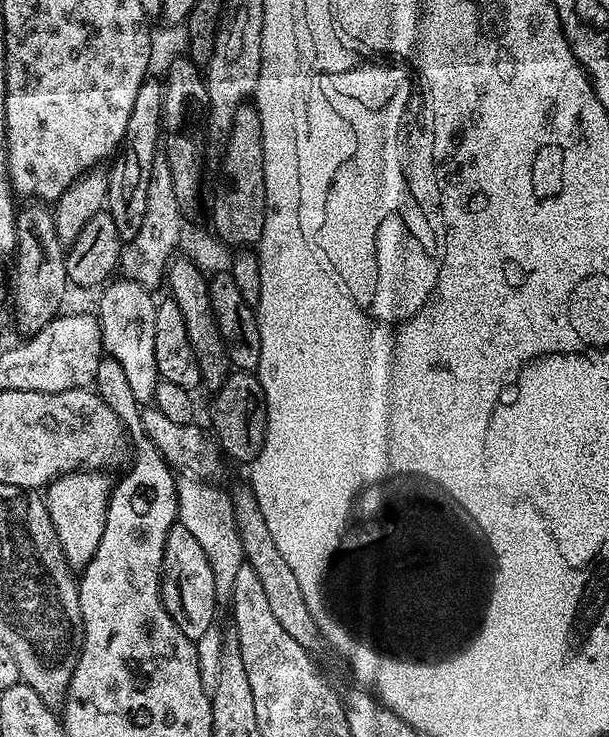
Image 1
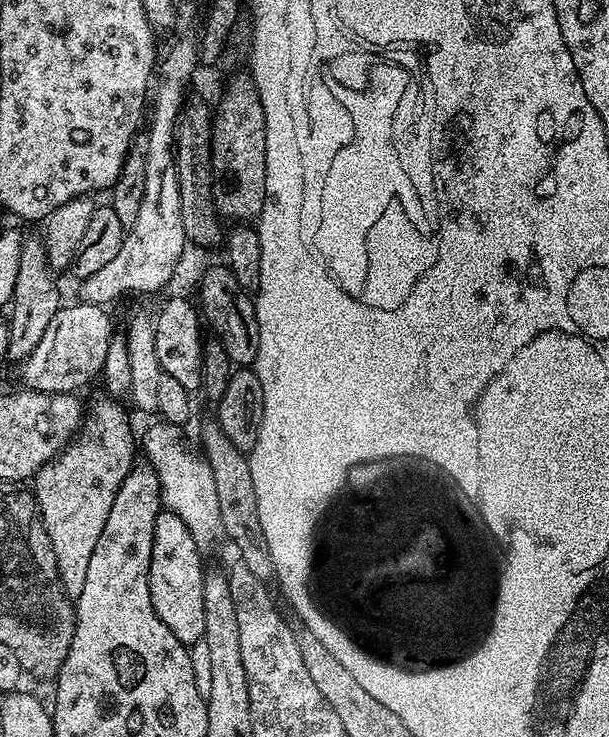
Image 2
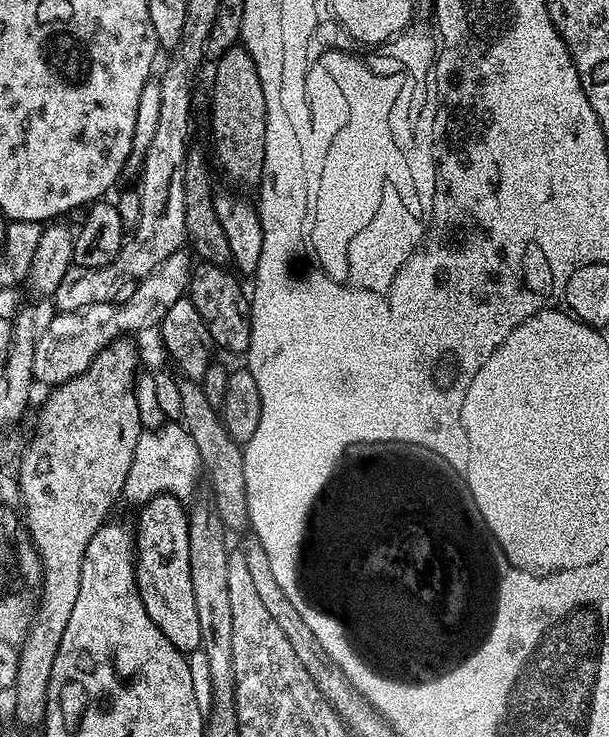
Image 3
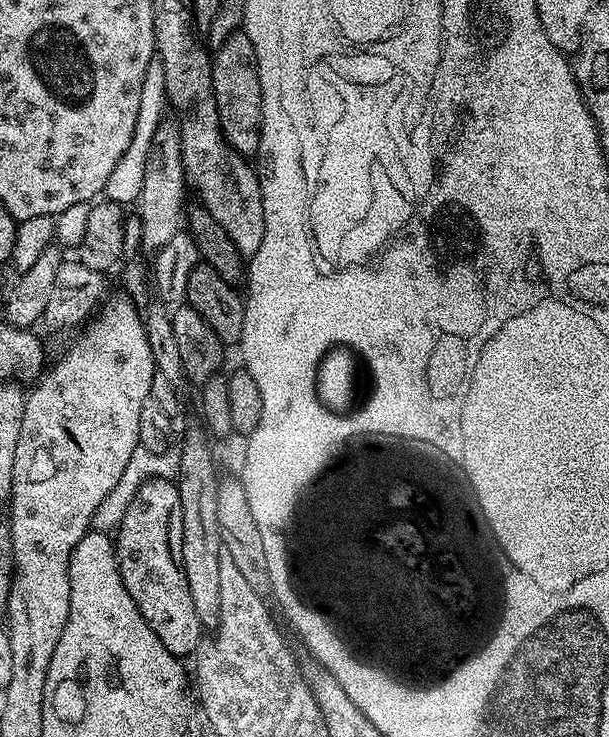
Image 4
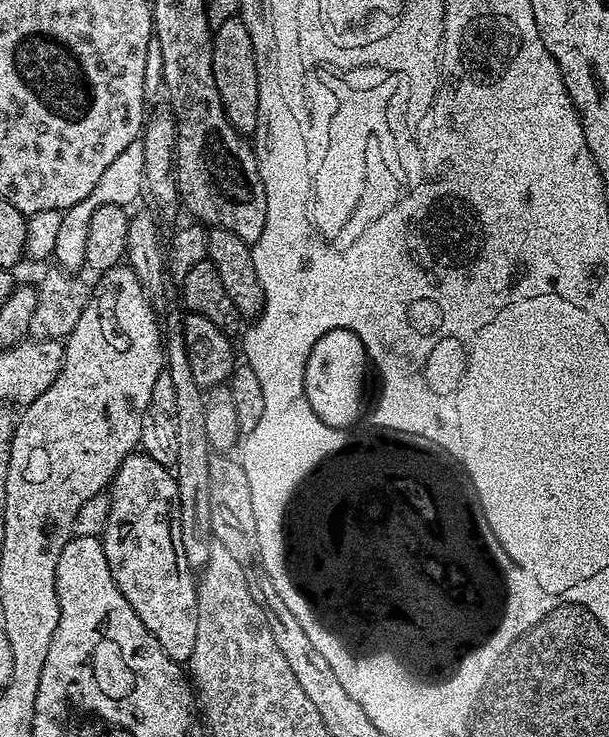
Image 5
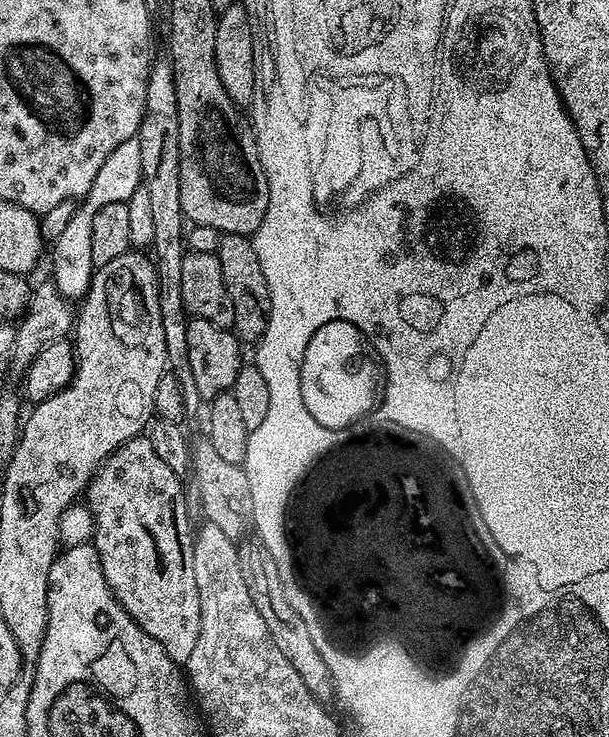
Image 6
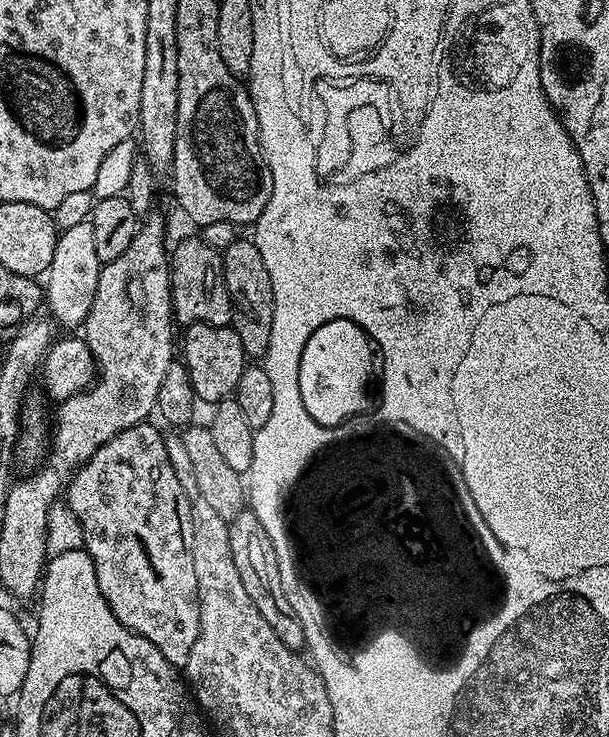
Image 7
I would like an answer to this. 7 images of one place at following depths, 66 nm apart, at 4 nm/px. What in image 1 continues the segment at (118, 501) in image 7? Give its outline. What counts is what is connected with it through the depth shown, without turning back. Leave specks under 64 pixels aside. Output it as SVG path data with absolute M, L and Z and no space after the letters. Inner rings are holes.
M179 522L168 529L166 550L164 551L164 571L160 574L160 593L162 602L174 618L178 630L186 634L186 638L196 641L202 634L213 631L216 620L218 601L214 590L214 570L210 570L210 562L206 558L202 546L198 546L198 538L190 534Z

